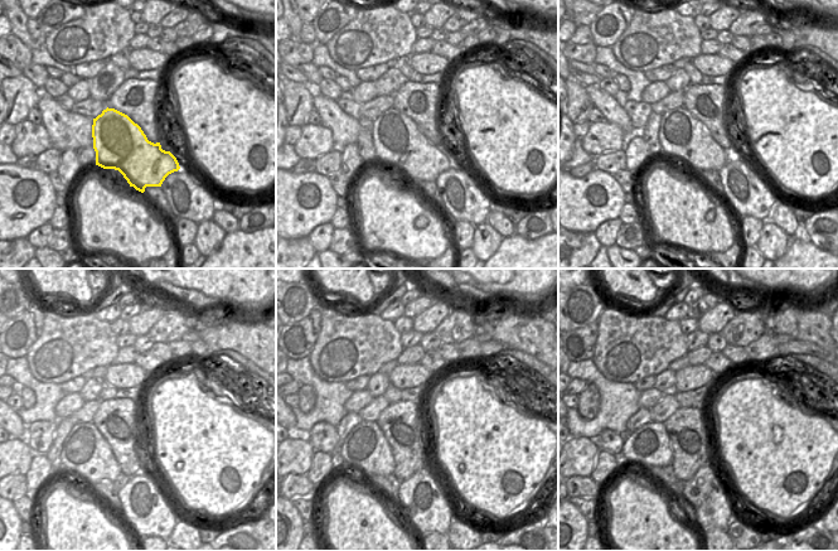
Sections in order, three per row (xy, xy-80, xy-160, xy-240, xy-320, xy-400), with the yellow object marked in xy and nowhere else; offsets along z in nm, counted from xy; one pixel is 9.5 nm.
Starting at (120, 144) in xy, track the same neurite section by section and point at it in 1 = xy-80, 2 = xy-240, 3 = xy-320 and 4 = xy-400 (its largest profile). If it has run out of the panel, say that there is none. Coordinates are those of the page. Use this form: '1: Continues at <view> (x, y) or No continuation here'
1: Continues at xy-80 (397, 140)
2: Continues at xy-240 (85, 453)
3: Continues at xy-320 (366, 448)
4: Continues at xy-400 (649, 445)

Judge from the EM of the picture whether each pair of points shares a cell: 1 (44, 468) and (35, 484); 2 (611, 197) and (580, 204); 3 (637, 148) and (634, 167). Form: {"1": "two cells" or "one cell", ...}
{"1": "one cell", "2": "one cell", "3": "one cell"}

